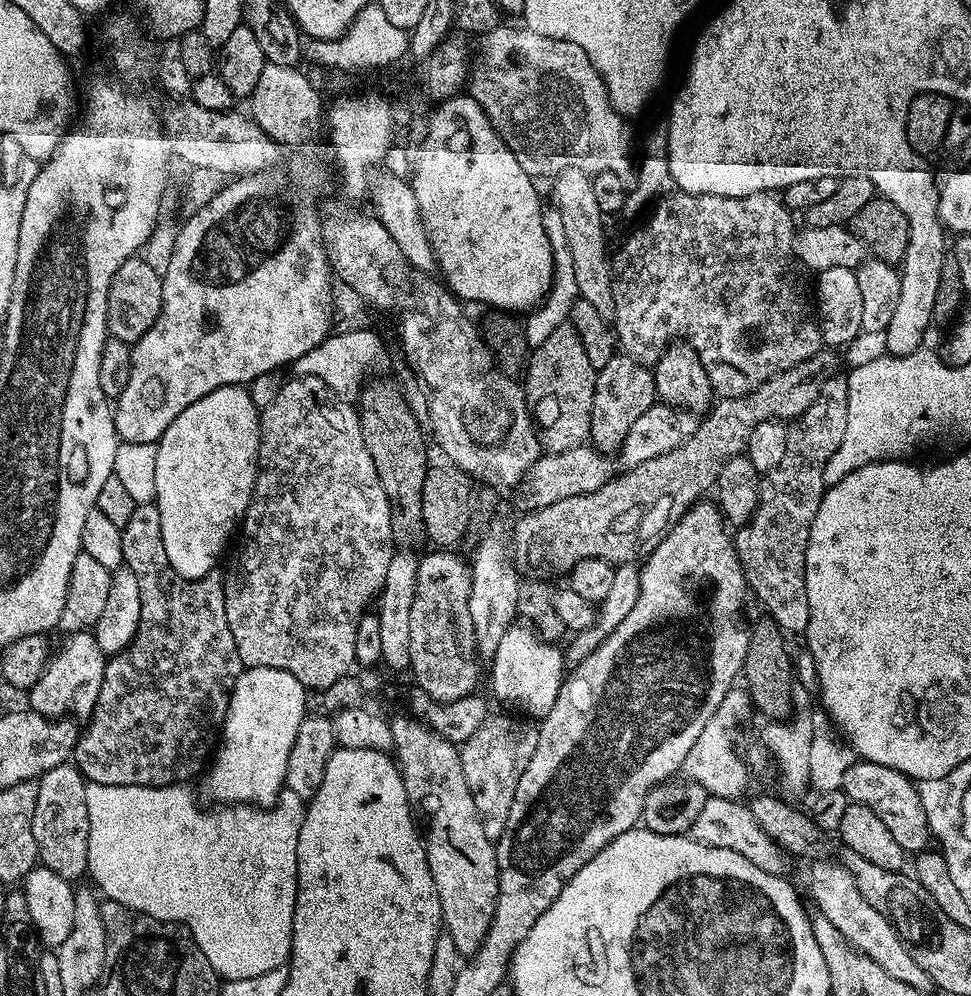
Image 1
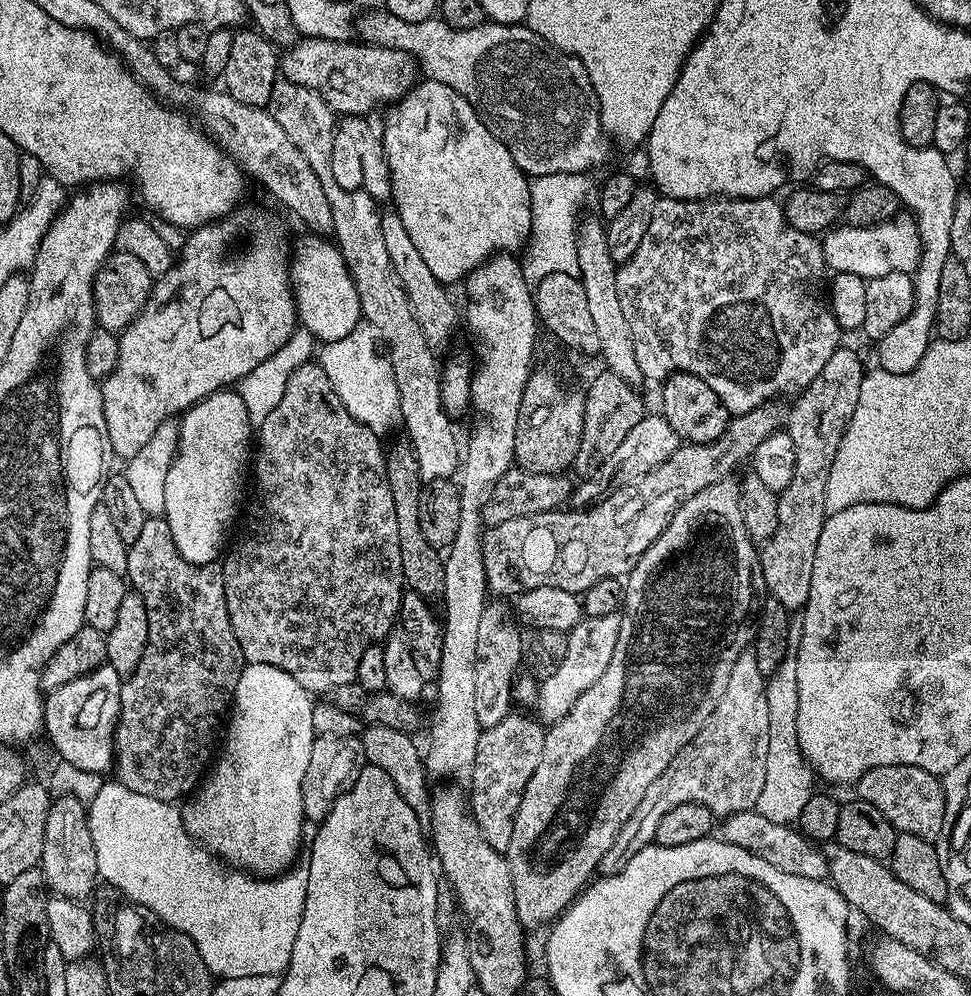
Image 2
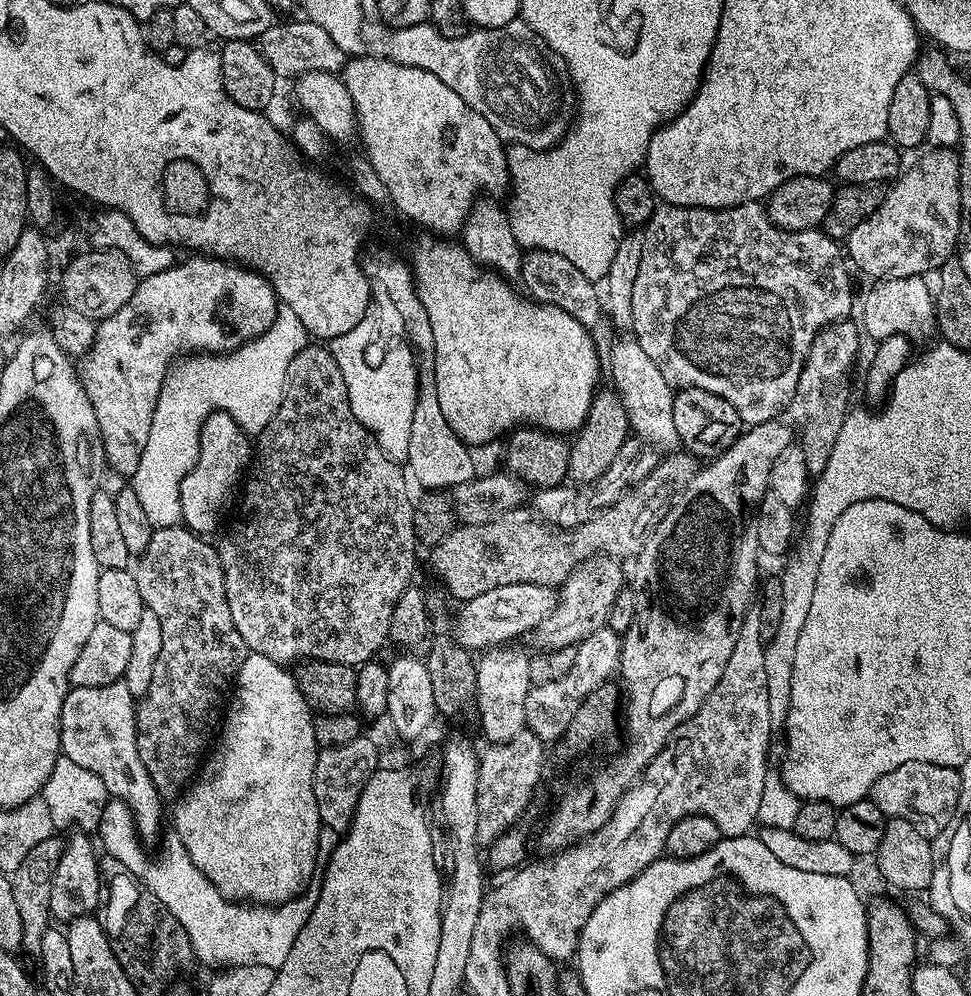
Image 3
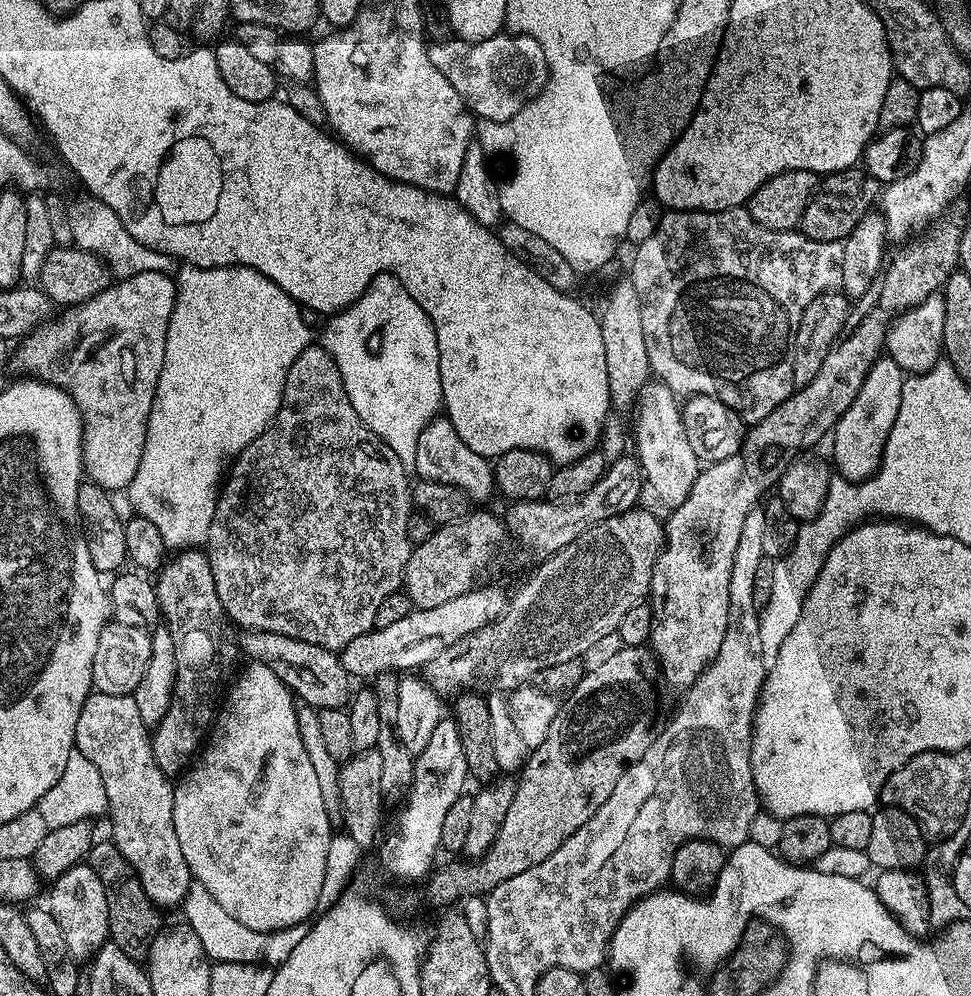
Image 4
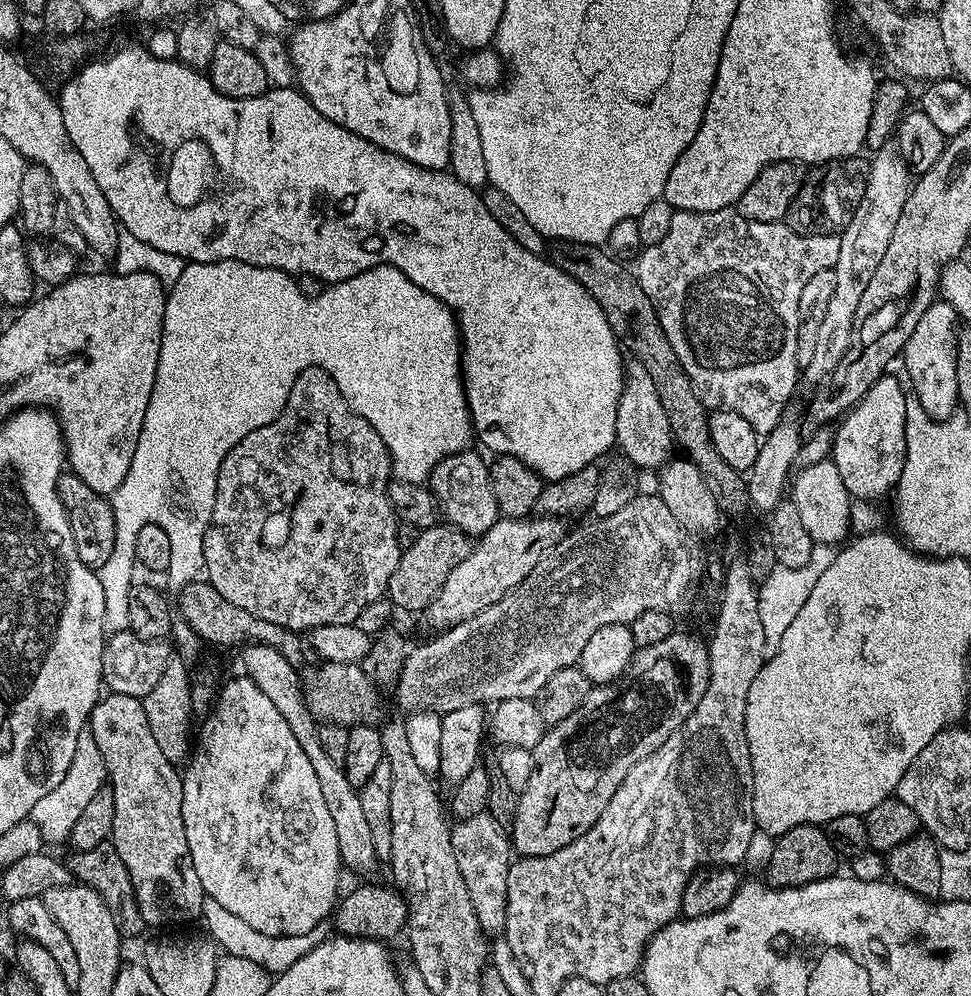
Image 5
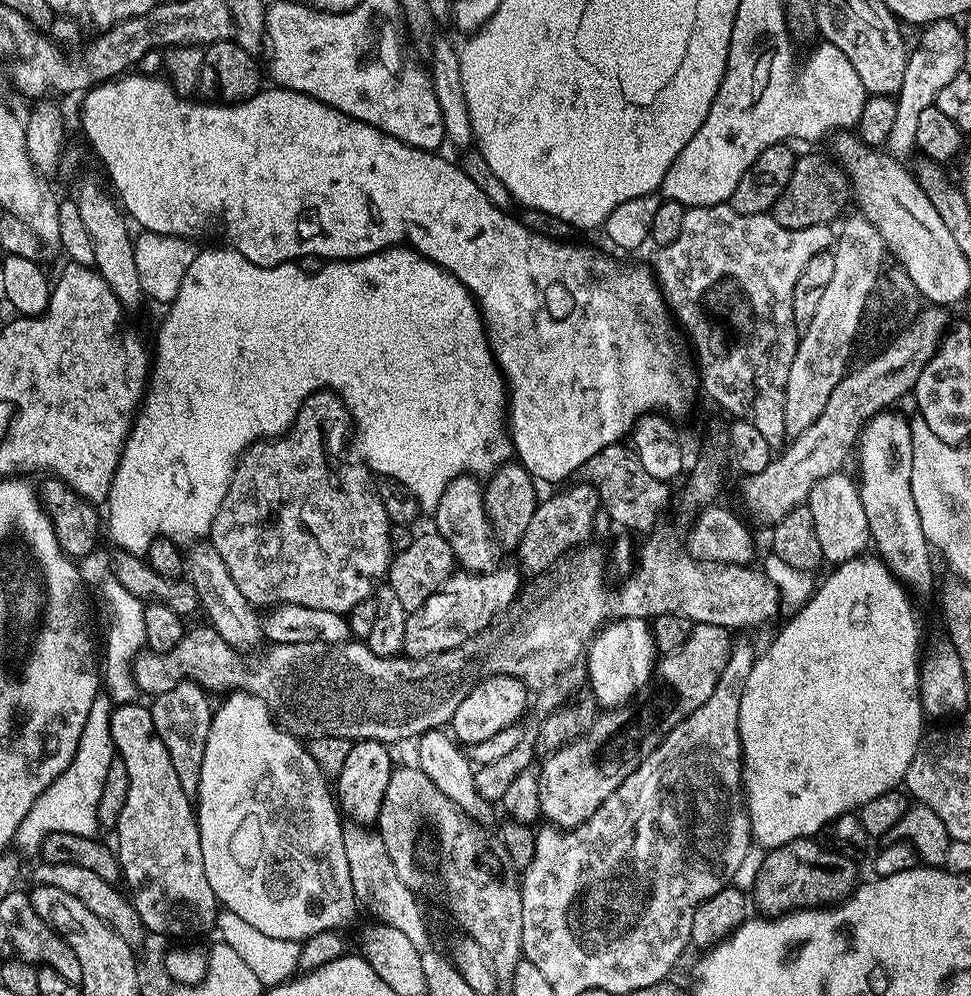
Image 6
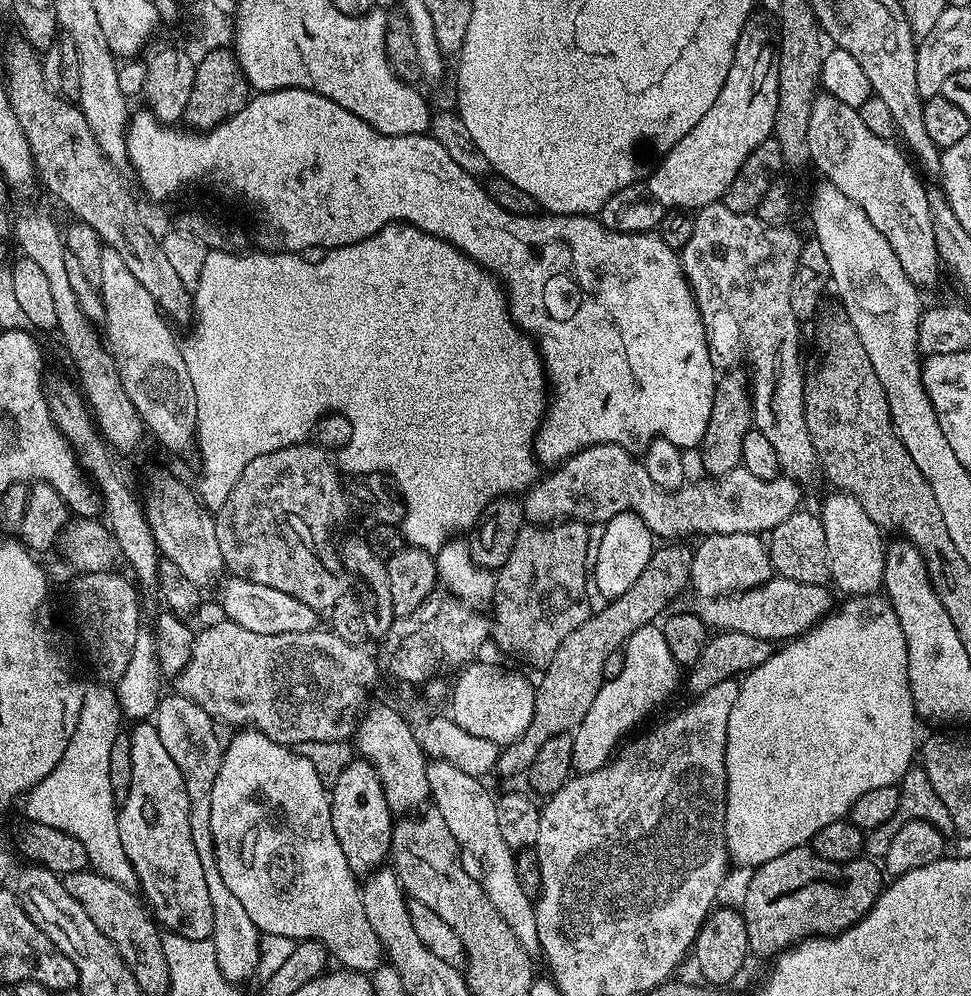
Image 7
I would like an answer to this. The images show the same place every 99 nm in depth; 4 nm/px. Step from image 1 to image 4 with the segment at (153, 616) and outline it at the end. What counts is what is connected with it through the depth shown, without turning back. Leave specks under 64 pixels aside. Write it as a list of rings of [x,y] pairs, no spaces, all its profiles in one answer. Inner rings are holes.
[[[180,550],[173,556],[176,557],[173,560],[171,557],[159,569],[160,577],[155,577],[154,587],[163,627],[168,628],[170,638],[174,638],[176,677],[172,682],[172,701],[169,703],[166,714],[151,733],[154,762],[158,762],[160,769],[169,778],[179,777],[201,751],[218,715],[218,705],[237,671],[236,659],[241,659],[242,656],[237,637],[234,634],[232,637],[231,630],[233,629],[230,627],[228,617],[224,614],[222,602],[218,598],[218,590],[214,586],[214,574],[210,570],[207,555],[200,550]]]

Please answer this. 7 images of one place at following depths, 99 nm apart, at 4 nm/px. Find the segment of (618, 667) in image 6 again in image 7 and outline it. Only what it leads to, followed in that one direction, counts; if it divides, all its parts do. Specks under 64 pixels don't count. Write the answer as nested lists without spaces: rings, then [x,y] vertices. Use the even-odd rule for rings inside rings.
[[[657,623],[642,626],[632,634],[624,645],[622,655],[624,662],[620,672],[614,677],[605,679],[599,688],[592,706],[588,709],[586,716],[577,728],[572,737],[571,762],[572,769],[579,775],[592,773],[596,769],[603,768],[611,759],[610,753],[621,740],[622,736],[628,733],[634,726],[638,725],[652,710],[656,709],[662,702],[666,701],[676,690],[679,682],[682,682],[682,668],[670,652],[670,646],[666,643],[663,629]]]

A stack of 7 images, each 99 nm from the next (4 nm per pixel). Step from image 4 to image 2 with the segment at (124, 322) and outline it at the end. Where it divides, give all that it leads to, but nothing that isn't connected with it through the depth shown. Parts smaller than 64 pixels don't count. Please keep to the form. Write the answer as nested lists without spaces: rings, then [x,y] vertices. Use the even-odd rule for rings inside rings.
[[[244,207],[233,208],[225,219],[204,224],[189,235],[192,237],[185,242],[184,249],[178,252],[178,259],[173,263],[172,268],[153,283],[152,293],[149,294],[142,311],[133,318],[132,323],[123,332],[119,333],[118,362],[112,373],[100,384],[102,406],[106,414],[106,430],[110,434],[113,457],[120,459],[121,456],[121,461],[124,462],[134,458],[134,454],[138,454],[138,450],[142,450],[142,446],[146,446],[146,442],[150,442],[150,438],[154,438],[154,430],[158,430],[158,426],[162,426],[165,420],[187,412],[193,404],[199,400],[205,400],[211,392],[218,392],[235,385],[262,362],[266,362],[266,358],[270,358],[277,352],[296,331],[298,317],[296,315],[296,298],[292,294],[290,244],[288,248],[288,240],[284,237],[284,224],[274,213],[267,212],[264,208]]]

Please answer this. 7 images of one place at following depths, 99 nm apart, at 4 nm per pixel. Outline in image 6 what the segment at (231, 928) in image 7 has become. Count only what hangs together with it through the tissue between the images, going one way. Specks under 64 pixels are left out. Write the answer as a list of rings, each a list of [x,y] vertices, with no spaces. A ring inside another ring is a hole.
[[[193,680],[178,682],[170,690],[151,701],[154,730],[170,754],[170,763],[174,765],[174,774],[182,782],[182,790],[194,794],[198,790],[198,774],[202,770],[202,754],[206,752],[206,734],[210,734],[210,722],[214,704],[211,704],[209,693]]]

